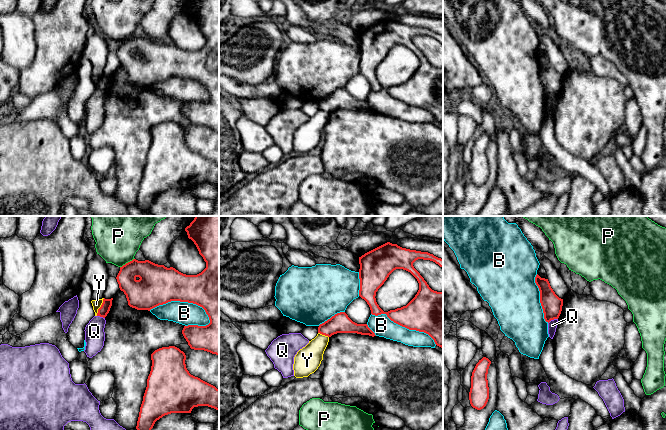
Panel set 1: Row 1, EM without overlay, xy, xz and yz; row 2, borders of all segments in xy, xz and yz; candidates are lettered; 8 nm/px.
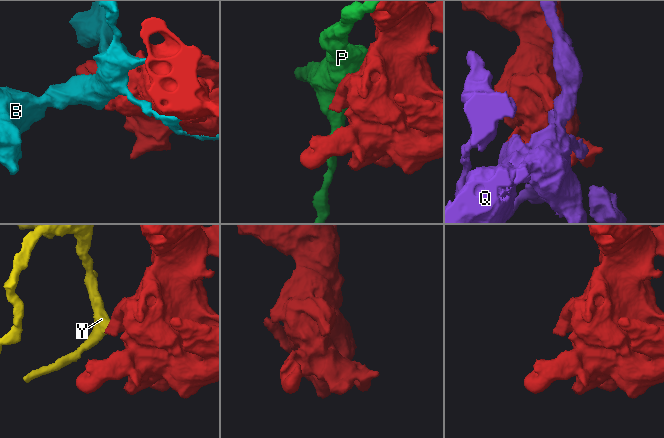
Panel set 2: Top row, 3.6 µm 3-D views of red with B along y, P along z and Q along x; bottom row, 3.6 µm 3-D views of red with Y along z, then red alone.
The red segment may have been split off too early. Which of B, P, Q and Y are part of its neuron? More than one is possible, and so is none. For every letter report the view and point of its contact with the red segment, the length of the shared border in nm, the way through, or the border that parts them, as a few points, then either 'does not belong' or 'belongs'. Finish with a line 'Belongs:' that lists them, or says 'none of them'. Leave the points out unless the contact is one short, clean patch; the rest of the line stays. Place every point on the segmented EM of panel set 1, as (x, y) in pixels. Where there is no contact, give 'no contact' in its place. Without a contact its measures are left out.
B: xy (183, 301) | 500 nm | does not belong
P: xy (128, 262) | 140 nm | along xy (134, 258), (120, 267) | does not belong
Q: yz (552, 319) | 90 nm | does not belong
Y: xy (100, 307) | 160 nm | along xy (104, 298), (96, 315) | does not belong
Belongs: none of them

